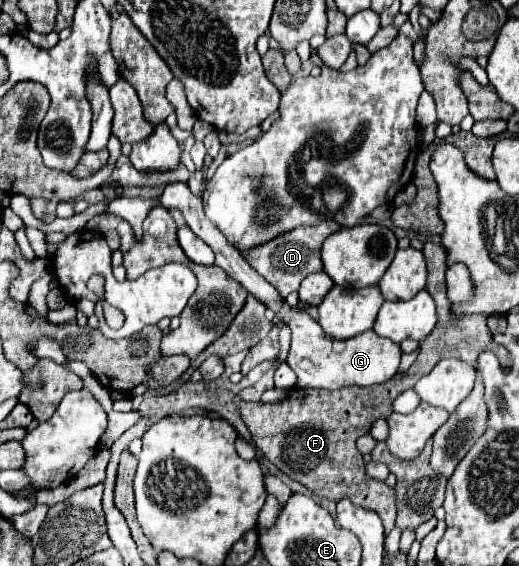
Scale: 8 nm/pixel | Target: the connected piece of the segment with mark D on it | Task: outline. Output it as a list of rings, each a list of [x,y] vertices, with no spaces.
[[[322,220],[314,226],[298,226],[294,230],[288,230],[276,238],[272,238],[270,242],[256,246],[252,250],[242,252],[242,256],[246,258],[246,262],[264,278],[268,280],[280,294],[280,298],[286,298],[288,294],[296,292],[300,282],[312,274],[312,272],[320,272],[322,270],[322,260],[320,260],[320,248],[322,242],[340,230],[340,224],[336,224],[334,220]]]

